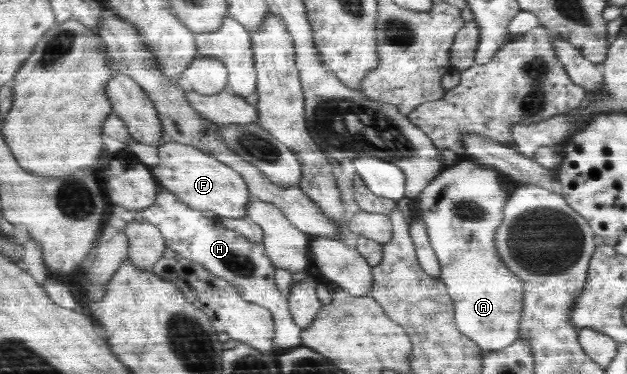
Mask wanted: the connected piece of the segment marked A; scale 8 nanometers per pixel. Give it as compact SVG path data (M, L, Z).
M459 159L456 164L443 168L438 175L414 198L414 208L427 224L427 235L441 265L439 278L446 283L454 300L455 322L464 335L489 352L504 350L518 341L523 317L524 286L522 280L500 259L495 246L496 231L503 222L504 206L510 197L499 170L478 161Z

